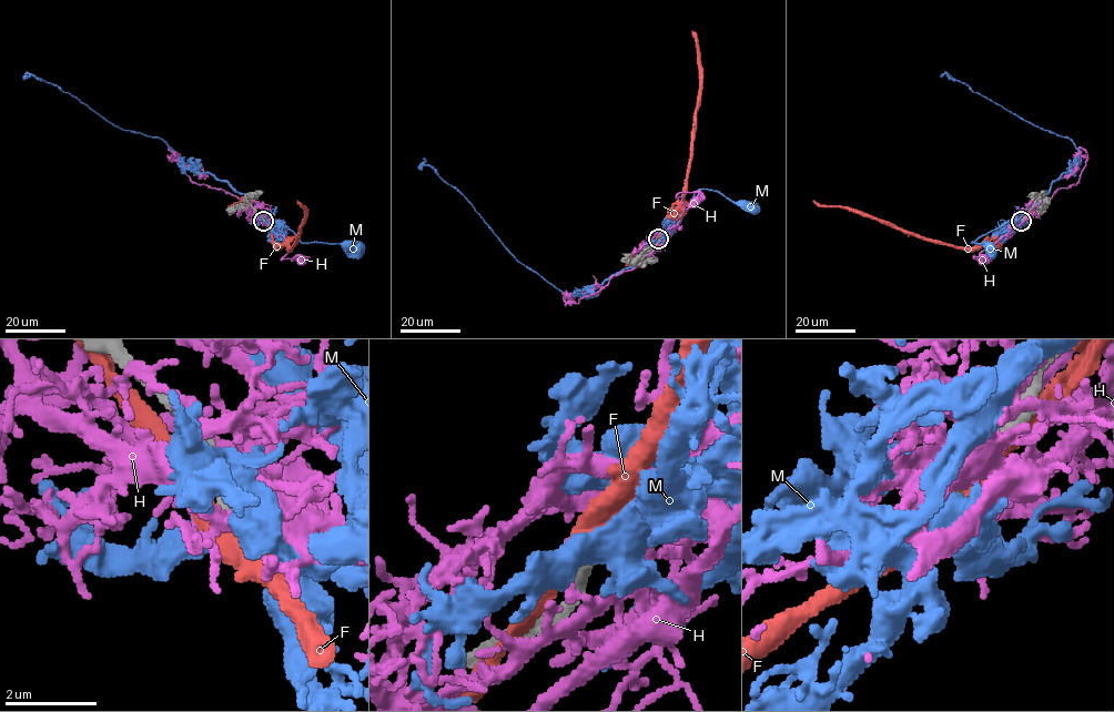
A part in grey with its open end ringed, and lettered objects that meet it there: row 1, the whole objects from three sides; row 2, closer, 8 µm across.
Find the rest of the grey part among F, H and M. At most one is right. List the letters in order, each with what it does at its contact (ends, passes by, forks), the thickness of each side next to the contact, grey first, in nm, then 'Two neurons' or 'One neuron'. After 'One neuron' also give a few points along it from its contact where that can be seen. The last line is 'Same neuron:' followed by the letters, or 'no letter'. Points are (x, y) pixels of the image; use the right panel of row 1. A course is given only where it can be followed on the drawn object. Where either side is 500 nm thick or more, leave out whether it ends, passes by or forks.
F: It passes by. Thickness 320 nm (grey) against 420 nm. Two neurons
H: It forks there. Thickness 360 nm (grey) against 420 nm. Two neurons
M: It forks there. Thickness 320 nm (grey) against 480 nm. Two neurons
Same neuron: no letter

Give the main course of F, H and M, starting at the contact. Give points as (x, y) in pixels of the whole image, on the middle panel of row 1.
F: (658, 240), (665, 220), (681, 197), (690, 156), (699, 90), (697, 36), (691, 31)
H: (659, 240), (639, 265), (569, 304), (570, 295), (596, 285), (595, 295)
M: (658, 240), (680, 221), (699, 190), (717, 190), (753, 209)

